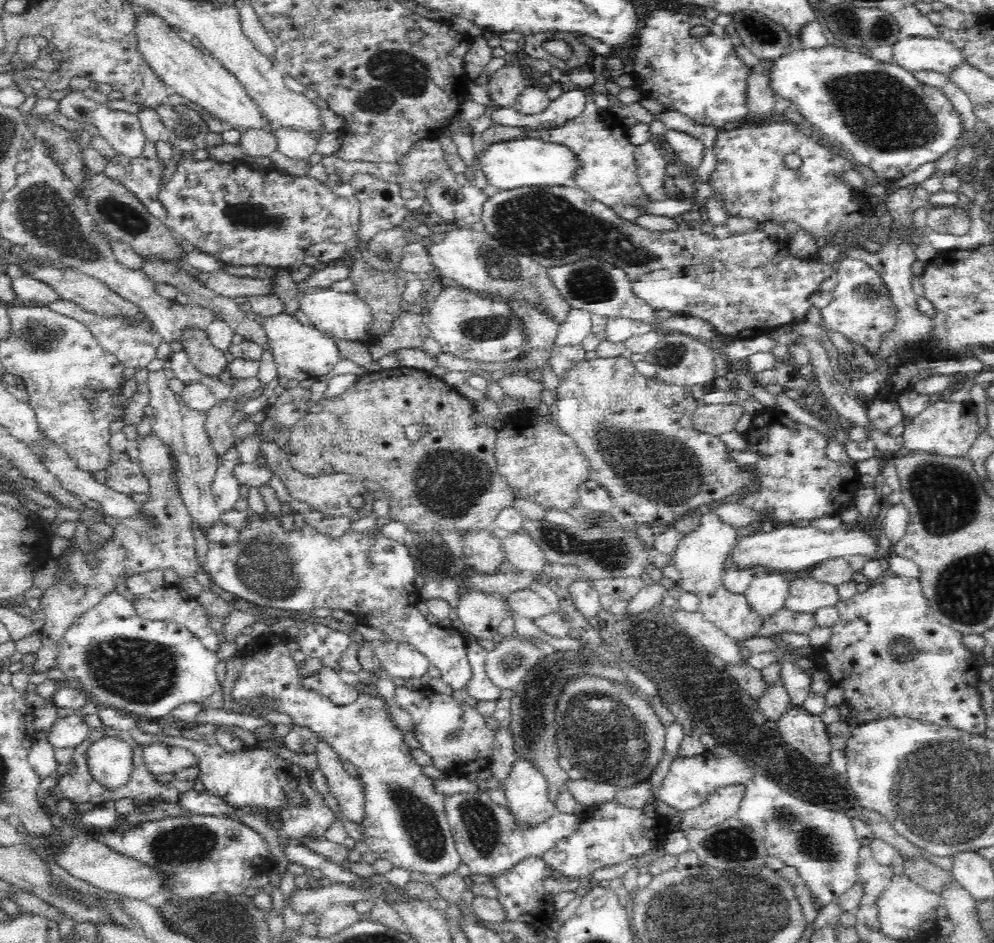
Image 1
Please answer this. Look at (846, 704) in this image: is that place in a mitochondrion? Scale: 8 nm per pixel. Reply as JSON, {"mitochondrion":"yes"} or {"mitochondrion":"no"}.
{"mitochondrion":"no"}

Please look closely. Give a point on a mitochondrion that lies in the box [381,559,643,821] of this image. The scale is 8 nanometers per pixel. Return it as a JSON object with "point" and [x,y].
{"point":[534,716]}

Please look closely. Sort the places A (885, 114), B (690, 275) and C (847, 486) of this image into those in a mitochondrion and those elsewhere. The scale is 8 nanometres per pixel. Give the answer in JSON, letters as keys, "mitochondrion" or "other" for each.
{"A":"mitochondrion","B":"other","C":"other"}

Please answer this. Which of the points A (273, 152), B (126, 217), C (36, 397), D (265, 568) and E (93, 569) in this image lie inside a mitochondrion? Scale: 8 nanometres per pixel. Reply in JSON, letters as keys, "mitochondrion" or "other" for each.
{"A":"other","B":"mitochondrion","C":"other","D":"mitochondrion","E":"other"}

